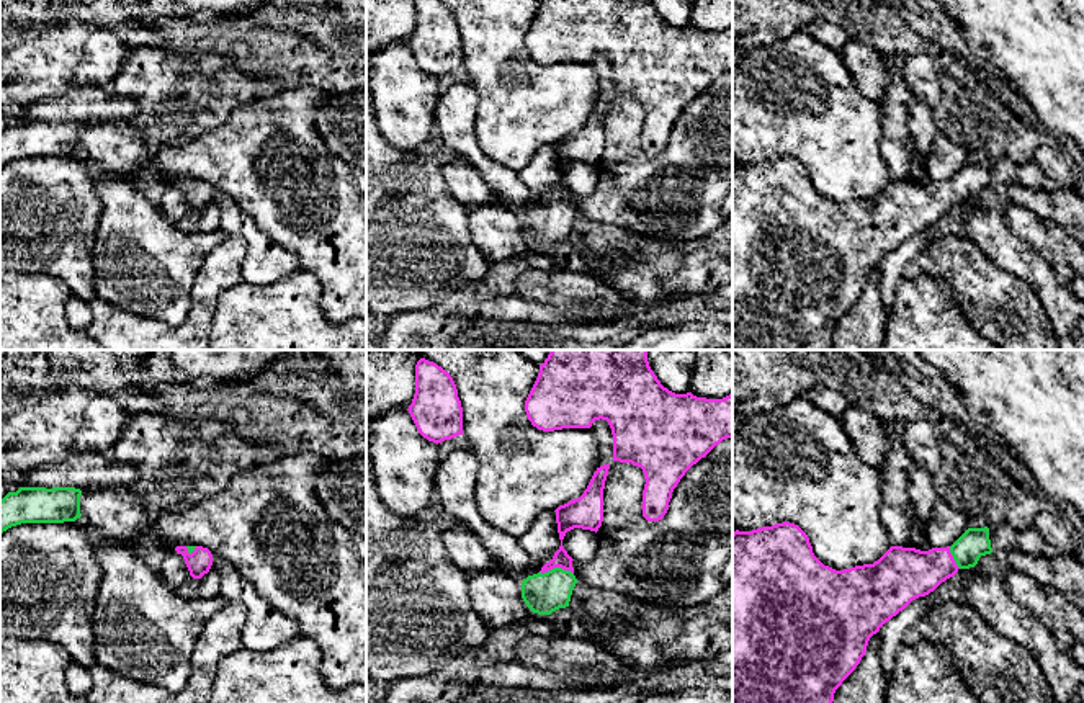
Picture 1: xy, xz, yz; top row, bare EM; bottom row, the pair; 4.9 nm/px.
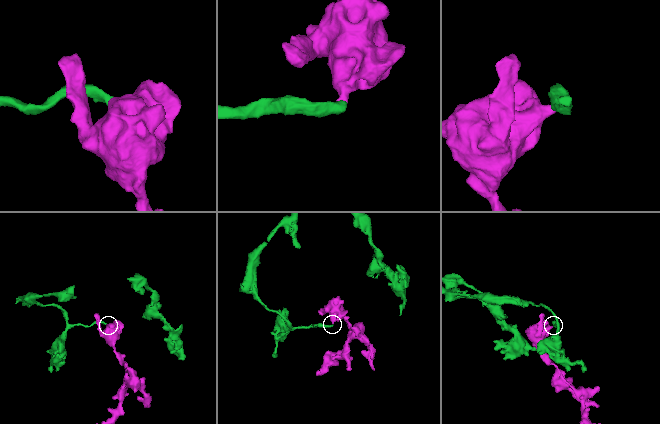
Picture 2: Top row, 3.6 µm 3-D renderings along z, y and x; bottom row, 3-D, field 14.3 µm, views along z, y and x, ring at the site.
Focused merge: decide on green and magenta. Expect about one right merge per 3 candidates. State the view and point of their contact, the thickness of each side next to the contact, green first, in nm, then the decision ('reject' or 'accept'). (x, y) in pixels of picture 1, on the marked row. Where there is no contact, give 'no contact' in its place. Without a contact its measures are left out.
xz (556, 568) | 200/120 nm | accept

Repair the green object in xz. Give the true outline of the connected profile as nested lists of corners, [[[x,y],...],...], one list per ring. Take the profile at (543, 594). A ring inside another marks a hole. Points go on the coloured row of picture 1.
[[[610,464],[597,468],[584,494],[554,510],[561,546],[538,574],[528,575],[522,582],[522,598],[533,613],[551,615],[569,607],[577,579],[572,567],[574,559],[564,549],[562,540],[574,528],[597,533],[602,526],[608,469]]]

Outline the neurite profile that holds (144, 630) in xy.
[[[83,517],[77,523],[93,546],[101,566],[101,582],[93,610],[95,657],[105,669],[131,680],[178,693],[191,674],[191,654],[204,625],[226,605],[222,595],[188,600],[147,567],[132,546],[101,540]]]

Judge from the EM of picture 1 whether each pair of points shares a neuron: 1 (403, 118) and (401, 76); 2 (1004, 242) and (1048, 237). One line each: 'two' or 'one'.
1: one
2: two

